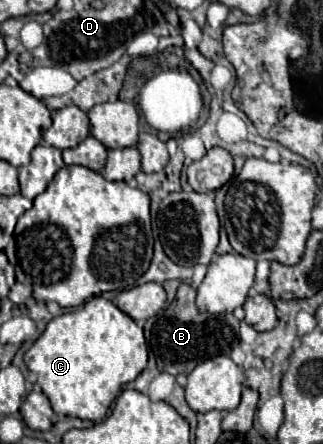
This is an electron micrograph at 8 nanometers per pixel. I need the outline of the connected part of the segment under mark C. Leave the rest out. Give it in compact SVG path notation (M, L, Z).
M94 296L89 302L81 304L79 308L53 318L47 324L43 336L39 336L35 344L25 352L23 360L29 372L37 376L37 384L41 386L43 394L49 398L51 408L57 414L101 422L111 402L121 392L121 386L135 380L147 366L148 349L146 340L143 338L143 328L139 328L111 300L105 300L103 296Z

